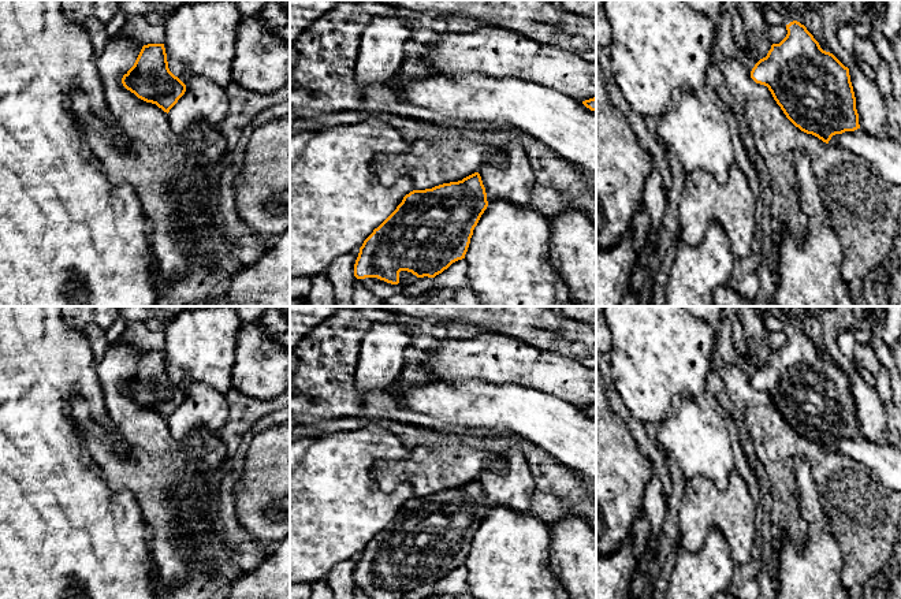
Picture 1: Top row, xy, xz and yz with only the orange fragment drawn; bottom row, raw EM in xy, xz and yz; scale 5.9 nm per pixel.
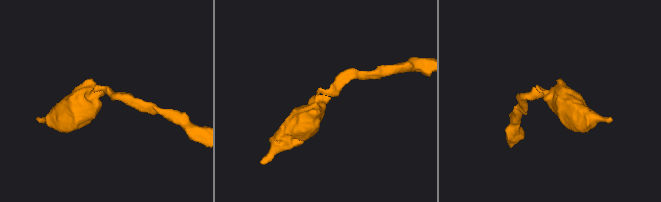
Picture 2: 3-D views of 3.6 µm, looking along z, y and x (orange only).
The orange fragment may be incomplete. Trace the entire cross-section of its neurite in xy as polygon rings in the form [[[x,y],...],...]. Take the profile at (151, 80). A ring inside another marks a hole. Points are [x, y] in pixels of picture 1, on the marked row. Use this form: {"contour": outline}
{"contour": [[[164,44],[144,45],[134,66],[123,75],[122,83],[138,98],[156,104],[167,114],[186,92],[186,85],[168,68]]]}

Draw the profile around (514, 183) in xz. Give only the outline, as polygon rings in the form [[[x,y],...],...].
[[[515,141],[505,150],[507,167],[498,168],[484,164],[479,168],[487,193],[488,204],[494,200],[507,200],[515,205],[530,204],[535,174],[525,149]]]

